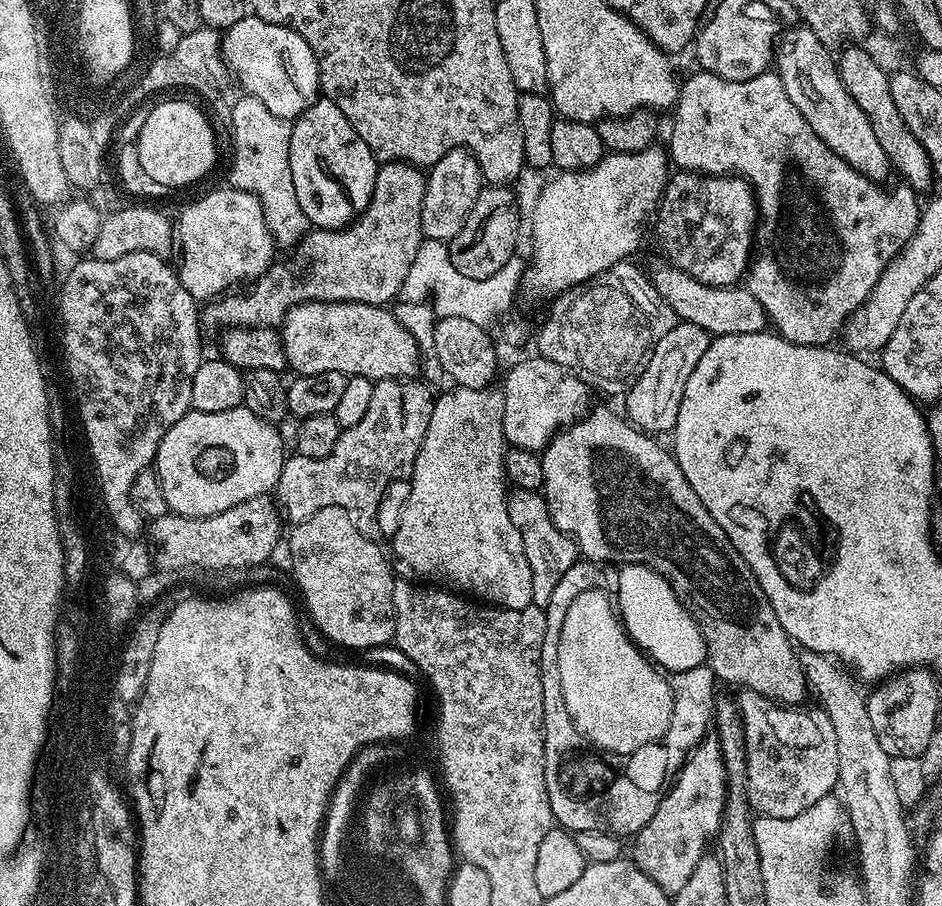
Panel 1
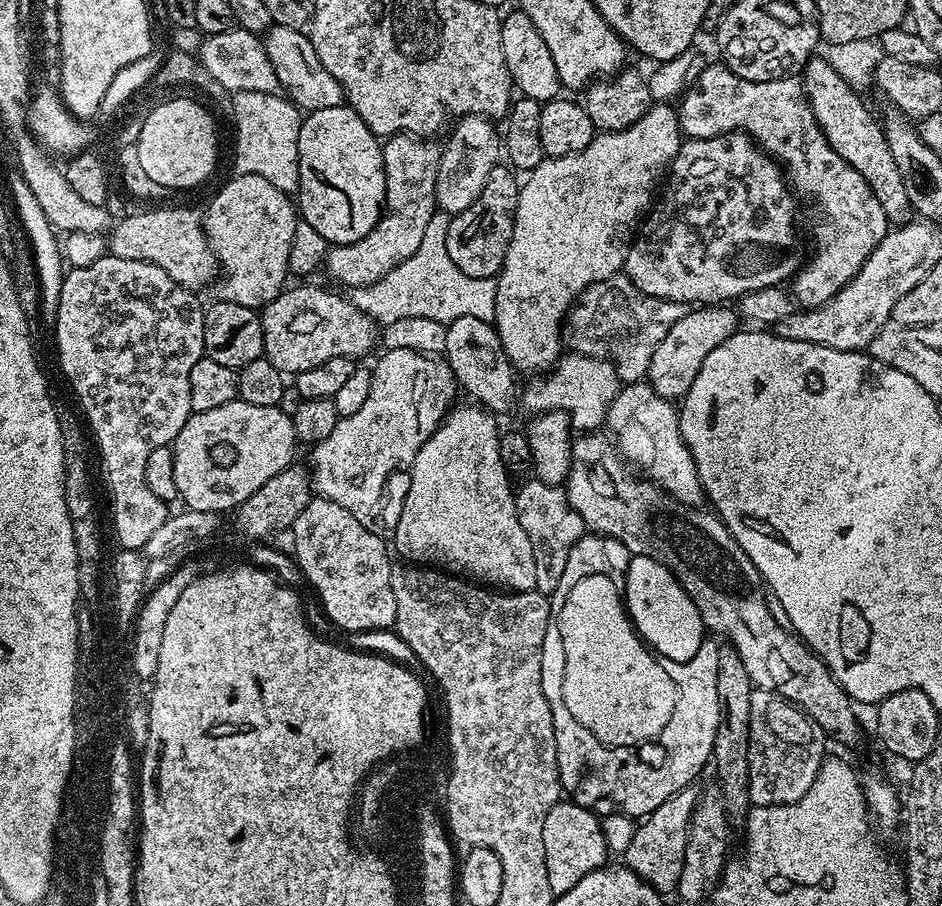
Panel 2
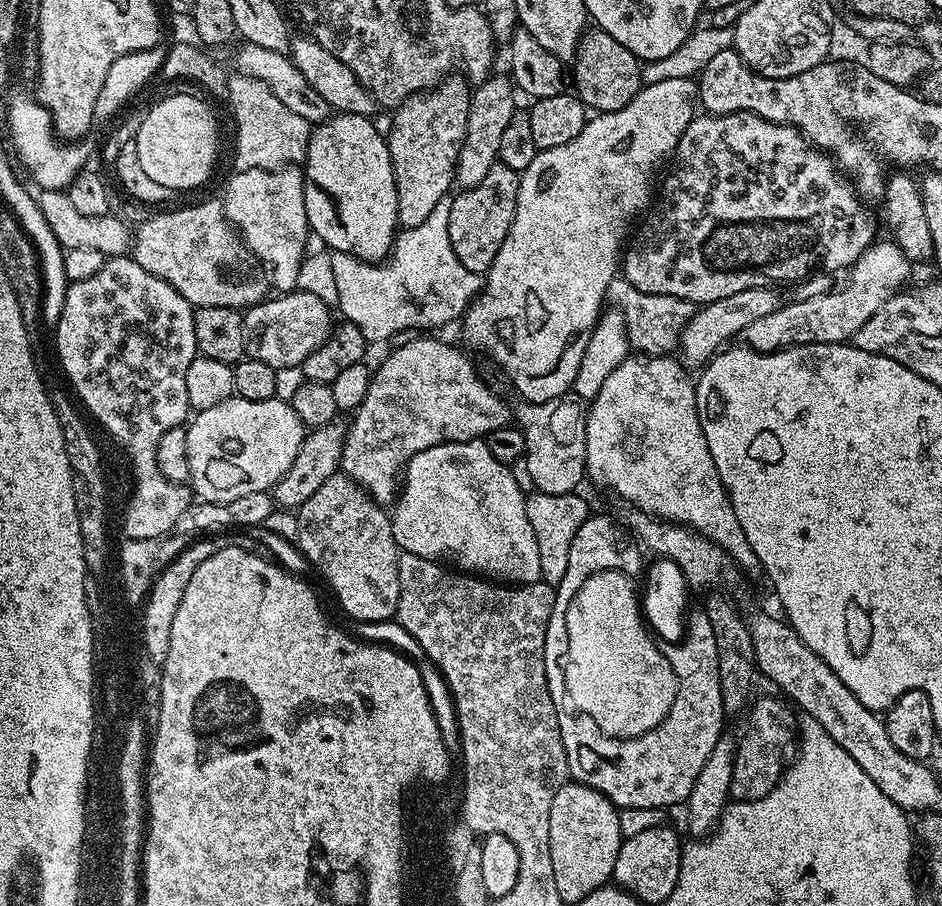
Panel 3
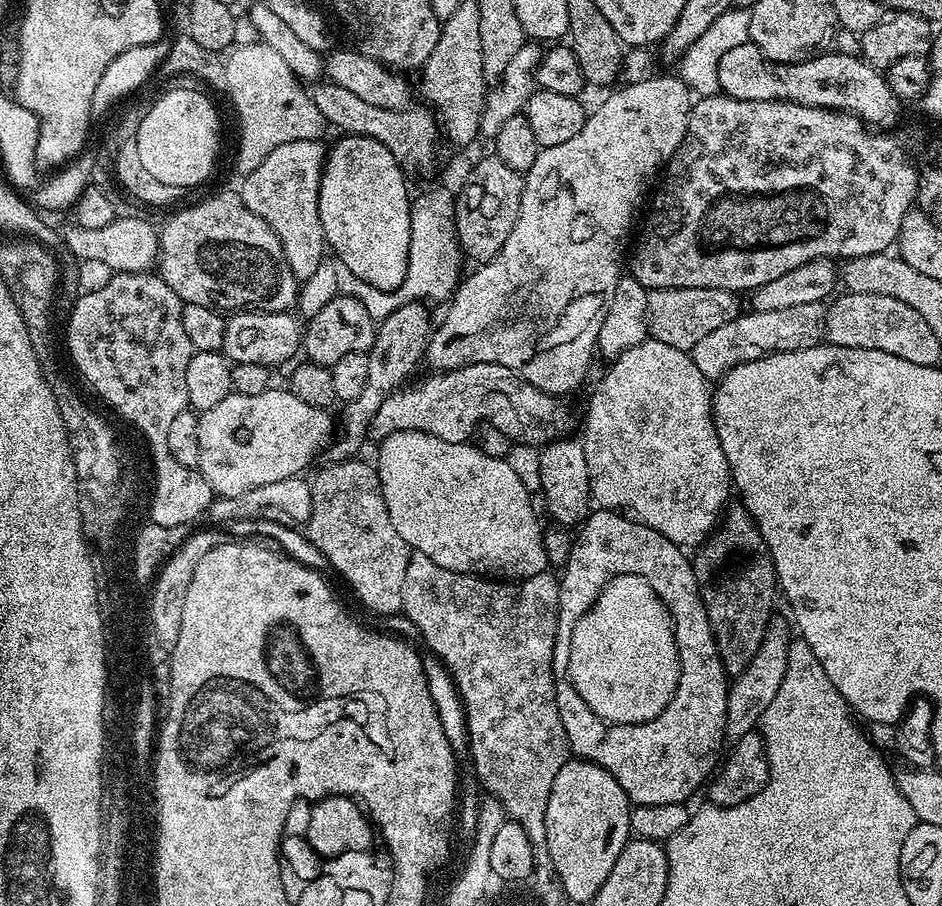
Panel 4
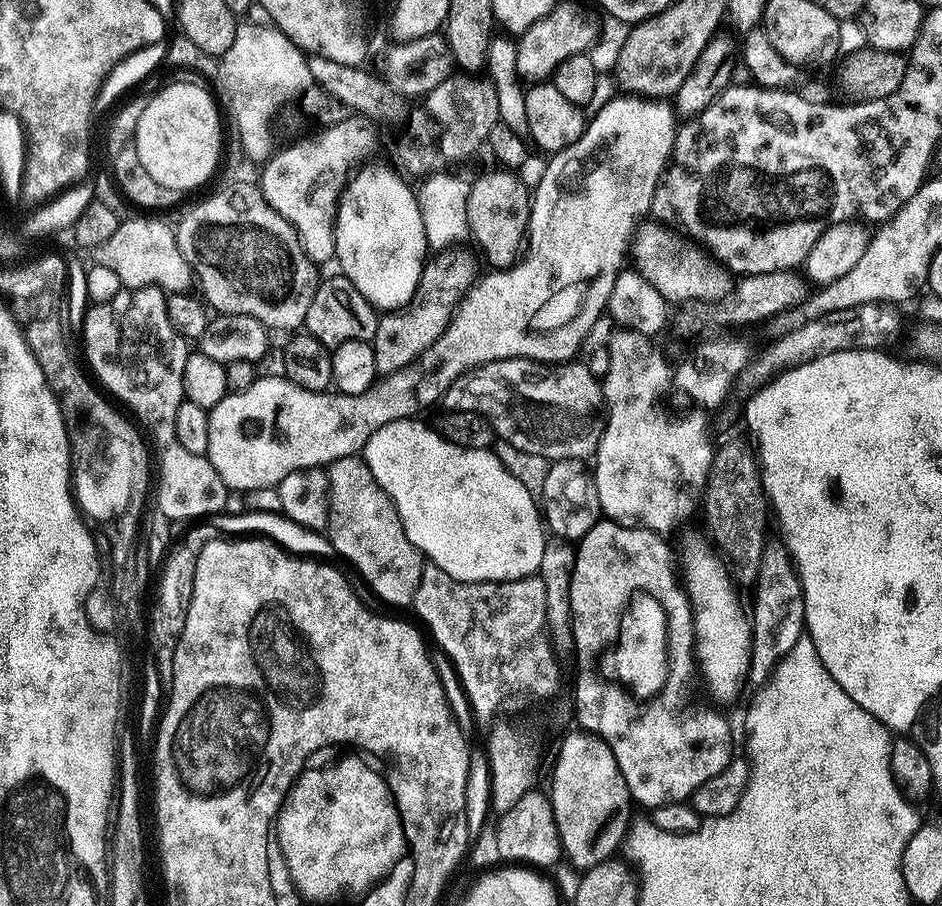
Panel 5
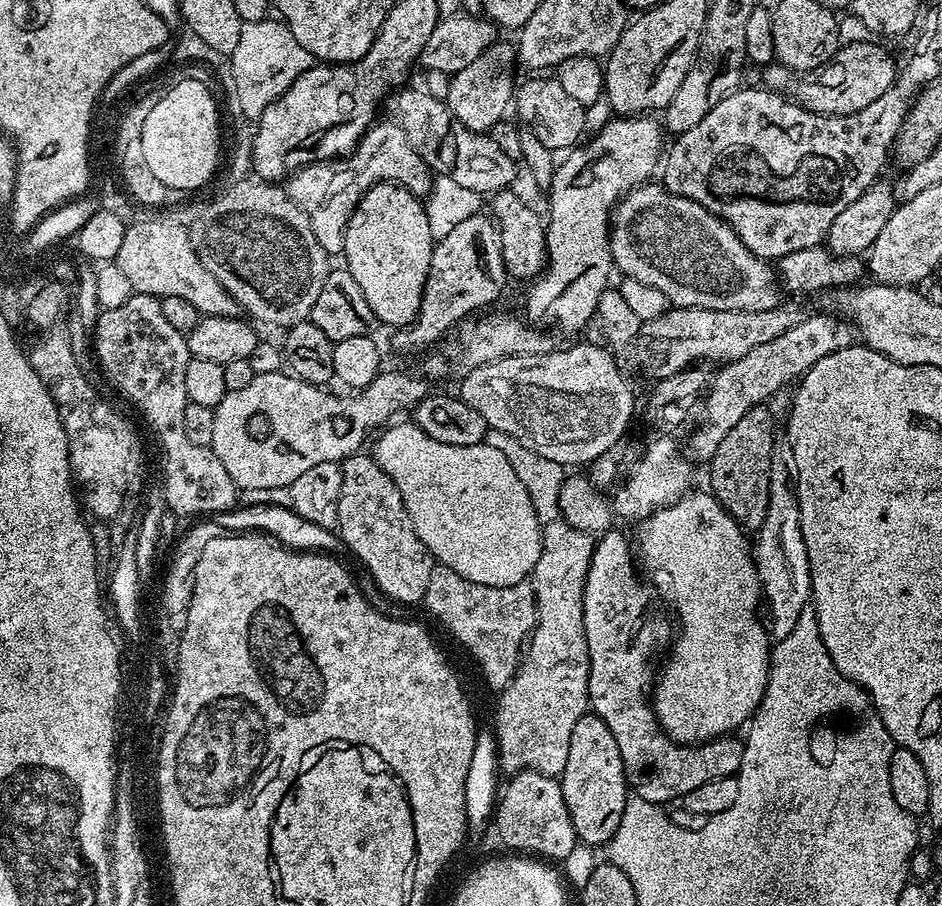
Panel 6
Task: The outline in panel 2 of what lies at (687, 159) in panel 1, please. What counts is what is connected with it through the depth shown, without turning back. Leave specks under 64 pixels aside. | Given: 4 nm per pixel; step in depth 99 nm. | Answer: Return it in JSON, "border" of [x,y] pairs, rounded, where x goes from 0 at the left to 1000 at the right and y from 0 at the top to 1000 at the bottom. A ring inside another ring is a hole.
{"border":[[[768,68],[759,70],[753,70],[737,85],[735,94],[729,94],[720,115],[722,145],[732,155],[758,152],[772,146],[790,146],[821,177],[830,182],[838,204],[850,217],[854,215],[856,220],[866,224],[866,279],[862,283],[866,292],[862,296],[862,309],[842,308],[839,322],[850,341],[873,338],[885,325],[890,325],[894,316],[898,316],[909,306],[919,285],[924,285],[928,272],[932,272],[932,267],[936,267],[936,263],[944,256],[941,232],[936,232],[932,219],[928,219],[928,210],[919,205],[919,196],[915,196],[915,192],[911,192],[907,183],[902,183],[890,170],[885,170],[881,157],[877,157],[875,145],[864,130],[862,118],[858,116],[854,94],[844,83],[817,91],[796,91],[792,86],[783,86],[783,82],[776,79]]]}

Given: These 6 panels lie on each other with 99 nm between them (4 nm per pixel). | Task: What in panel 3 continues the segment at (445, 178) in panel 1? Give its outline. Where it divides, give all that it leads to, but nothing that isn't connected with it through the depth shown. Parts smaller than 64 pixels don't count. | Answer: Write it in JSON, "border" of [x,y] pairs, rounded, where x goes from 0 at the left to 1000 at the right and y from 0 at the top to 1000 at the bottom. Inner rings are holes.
{"border":[[[523,82],[517,88],[508,89],[504,94],[499,113],[499,130],[495,130],[495,148],[484,175],[483,202],[489,209],[507,205],[507,201],[516,196],[520,183],[529,180],[533,147],[537,143],[541,130],[550,121],[548,106],[550,107],[550,98],[538,83]]]}

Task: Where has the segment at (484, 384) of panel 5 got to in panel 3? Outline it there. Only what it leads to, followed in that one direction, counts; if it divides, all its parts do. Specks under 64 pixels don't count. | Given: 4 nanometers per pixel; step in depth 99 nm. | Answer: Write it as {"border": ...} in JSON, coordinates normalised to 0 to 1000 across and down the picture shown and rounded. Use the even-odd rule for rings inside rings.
{"border":[[[454,369],[443,371],[446,371],[443,375],[433,375],[426,384],[418,385],[404,400],[403,407],[395,411],[389,439],[377,451],[375,459],[378,460],[369,468],[369,482],[363,497],[361,514],[364,524],[370,525],[404,558],[417,555],[416,529],[426,524],[427,518],[439,501],[478,486],[514,483],[525,472],[534,472],[537,468],[537,464],[531,460],[535,455],[534,446],[514,425],[504,404],[482,381],[471,375],[458,375]]]}

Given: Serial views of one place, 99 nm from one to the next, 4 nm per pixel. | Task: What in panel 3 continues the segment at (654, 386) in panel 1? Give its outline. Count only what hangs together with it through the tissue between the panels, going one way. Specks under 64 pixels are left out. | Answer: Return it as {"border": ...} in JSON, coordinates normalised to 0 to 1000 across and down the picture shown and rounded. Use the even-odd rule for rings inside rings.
{"border":[[[800,316],[796,320],[787,320],[785,325],[775,325],[772,329],[762,329],[762,333],[754,333],[742,339],[737,351],[726,361],[722,370],[720,393],[726,406],[746,407],[772,377],[785,372],[786,366],[792,364],[792,360],[796,360],[805,351],[822,347],[822,342],[830,334],[828,322],[829,319],[824,316],[818,318]],[[777,373],[778,375],[775,375]]]}

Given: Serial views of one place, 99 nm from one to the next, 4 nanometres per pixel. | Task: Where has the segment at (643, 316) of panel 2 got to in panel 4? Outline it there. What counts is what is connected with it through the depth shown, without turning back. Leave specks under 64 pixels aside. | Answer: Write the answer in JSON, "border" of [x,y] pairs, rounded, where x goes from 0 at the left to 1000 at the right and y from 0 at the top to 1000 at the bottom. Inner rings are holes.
{"border":[[[693,318],[688,322],[687,370],[693,375],[734,390],[741,373],[749,373],[754,364],[771,360],[771,355],[788,343],[787,328],[761,318]]]}

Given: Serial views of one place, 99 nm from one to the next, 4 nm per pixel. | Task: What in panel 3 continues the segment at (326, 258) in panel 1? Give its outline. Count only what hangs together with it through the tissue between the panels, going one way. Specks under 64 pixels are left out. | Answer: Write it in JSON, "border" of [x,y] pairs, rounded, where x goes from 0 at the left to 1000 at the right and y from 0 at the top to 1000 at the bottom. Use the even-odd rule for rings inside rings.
{"border":[[[477,82],[460,97],[431,108],[415,125],[416,142],[411,142],[410,153],[423,210],[426,253],[450,245],[456,232],[481,211],[484,175],[495,148],[495,130],[499,130],[501,104],[502,98],[492,83]]]}

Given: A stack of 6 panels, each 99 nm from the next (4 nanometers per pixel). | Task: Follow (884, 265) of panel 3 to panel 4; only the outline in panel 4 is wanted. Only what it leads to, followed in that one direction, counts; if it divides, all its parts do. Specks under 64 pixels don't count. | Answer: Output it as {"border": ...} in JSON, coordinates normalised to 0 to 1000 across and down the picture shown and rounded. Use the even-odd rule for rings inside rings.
{"border":[[[856,333],[851,338],[839,338],[834,342],[797,342],[787,343],[771,360],[762,360],[762,364],[754,364],[749,373],[741,373],[741,379],[734,386],[741,404],[752,422],[763,421],[779,404],[788,404],[792,400],[800,400],[805,395],[821,393],[827,389],[842,389],[852,384],[862,384],[872,379],[875,370],[874,334]]]}

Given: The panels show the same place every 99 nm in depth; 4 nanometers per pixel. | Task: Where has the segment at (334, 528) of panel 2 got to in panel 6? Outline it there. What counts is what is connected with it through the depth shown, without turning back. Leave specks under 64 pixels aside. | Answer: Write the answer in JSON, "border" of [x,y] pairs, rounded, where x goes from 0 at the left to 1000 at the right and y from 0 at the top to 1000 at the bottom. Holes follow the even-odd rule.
{"border":[[[383,497],[375,503],[368,503],[361,512],[363,521],[363,543],[359,549],[359,576],[357,583],[364,604],[375,609],[384,621],[391,626],[395,640],[416,662],[426,662],[429,667],[443,667],[449,663],[452,656],[452,646],[456,643],[456,629],[461,621],[461,615],[454,604],[444,594],[444,589],[437,579],[435,567],[427,554],[427,545],[423,536],[401,514],[398,502]]]}

